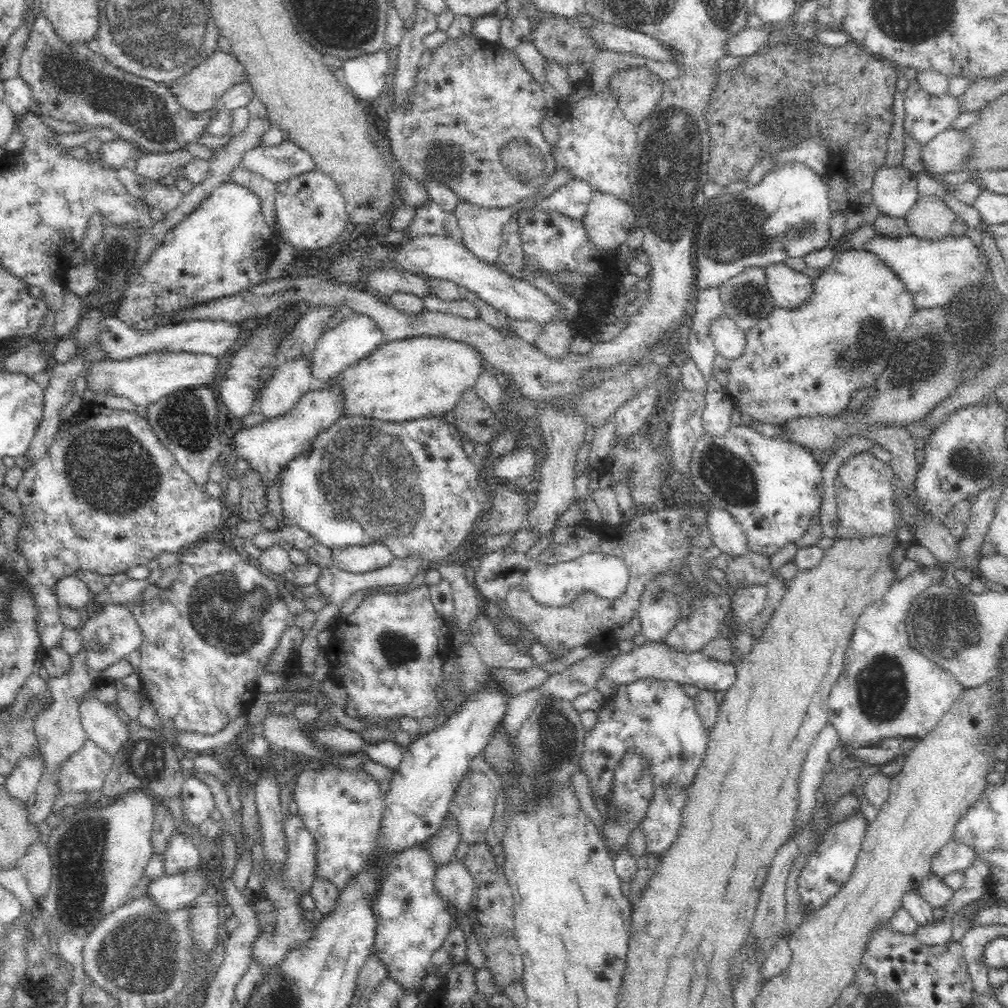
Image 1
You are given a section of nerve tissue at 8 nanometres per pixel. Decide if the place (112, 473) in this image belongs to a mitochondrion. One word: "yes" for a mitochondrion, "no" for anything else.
yes

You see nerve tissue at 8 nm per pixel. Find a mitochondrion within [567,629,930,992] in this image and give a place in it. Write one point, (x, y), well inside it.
(880, 689)

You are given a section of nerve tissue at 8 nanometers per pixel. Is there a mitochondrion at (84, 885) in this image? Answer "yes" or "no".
yes

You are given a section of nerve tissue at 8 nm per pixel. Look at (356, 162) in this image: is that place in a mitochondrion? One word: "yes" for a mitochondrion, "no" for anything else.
no

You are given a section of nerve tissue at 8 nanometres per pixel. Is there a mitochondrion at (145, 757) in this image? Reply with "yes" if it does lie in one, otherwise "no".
yes

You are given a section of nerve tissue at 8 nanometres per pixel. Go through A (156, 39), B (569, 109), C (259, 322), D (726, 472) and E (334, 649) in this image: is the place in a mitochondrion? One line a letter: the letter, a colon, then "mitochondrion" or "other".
A: mitochondrion
B: mitochondrion
C: other
D: mitochondrion
E: other

